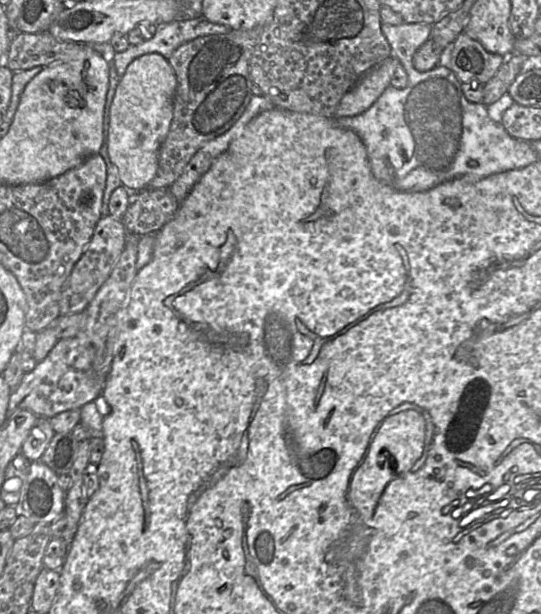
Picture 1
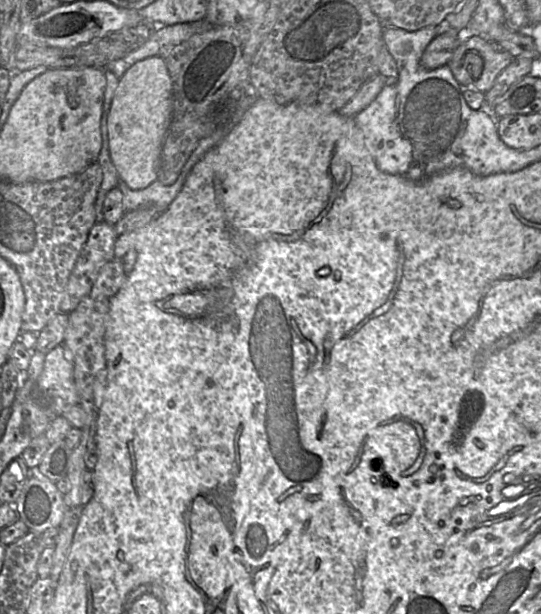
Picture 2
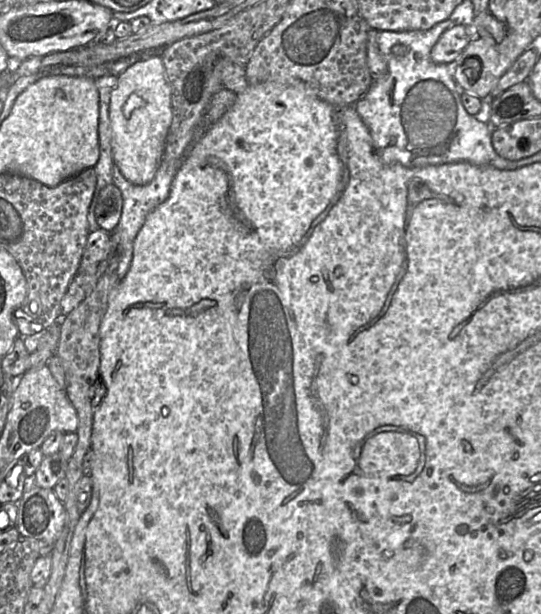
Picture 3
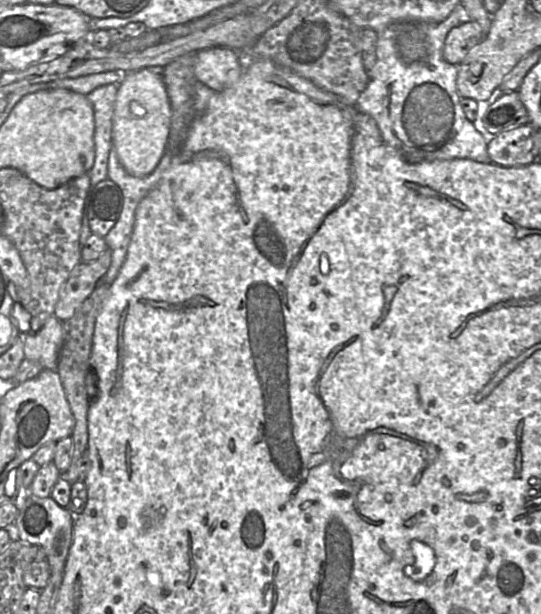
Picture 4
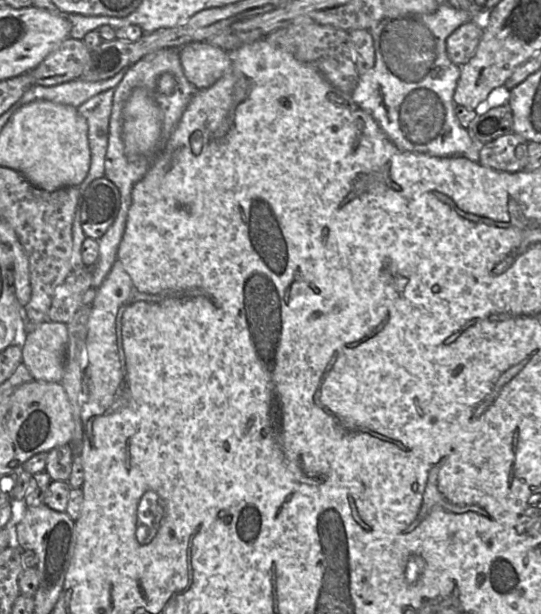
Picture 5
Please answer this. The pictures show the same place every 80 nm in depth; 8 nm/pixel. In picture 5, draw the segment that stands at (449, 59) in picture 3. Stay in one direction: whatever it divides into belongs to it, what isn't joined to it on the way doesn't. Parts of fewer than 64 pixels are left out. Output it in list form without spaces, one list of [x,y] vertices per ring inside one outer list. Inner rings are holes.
[[[470,21],[453,31],[446,40],[446,51],[451,62],[462,66],[475,53],[483,35],[483,21]]]

